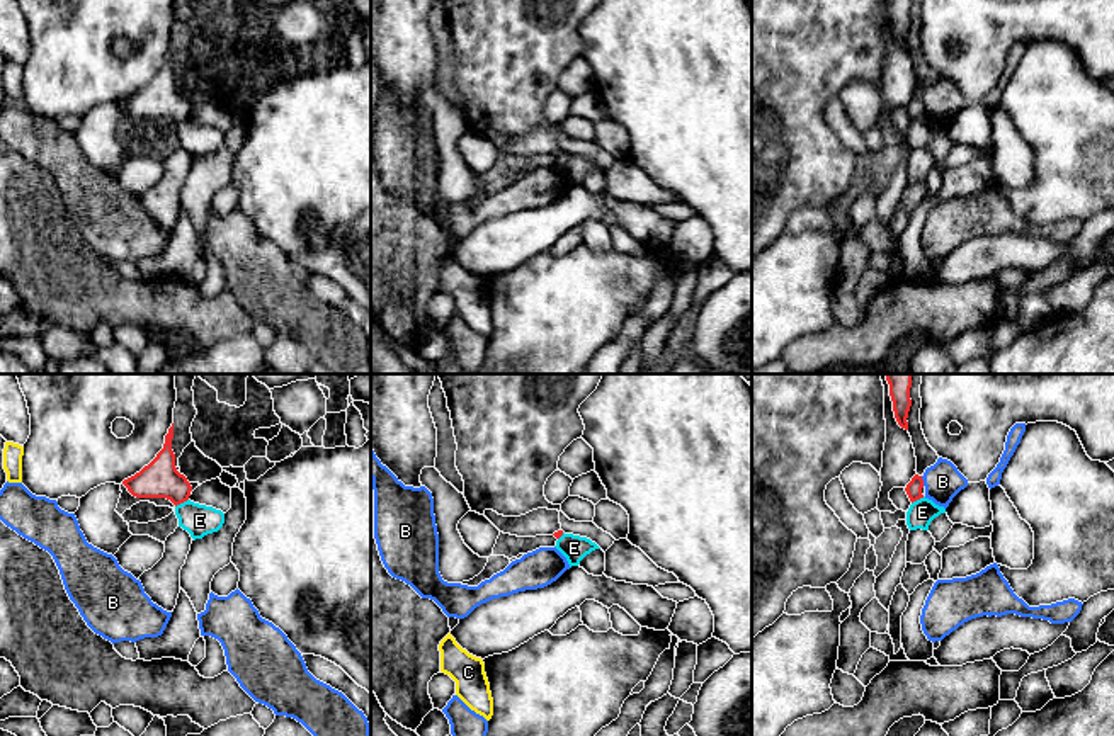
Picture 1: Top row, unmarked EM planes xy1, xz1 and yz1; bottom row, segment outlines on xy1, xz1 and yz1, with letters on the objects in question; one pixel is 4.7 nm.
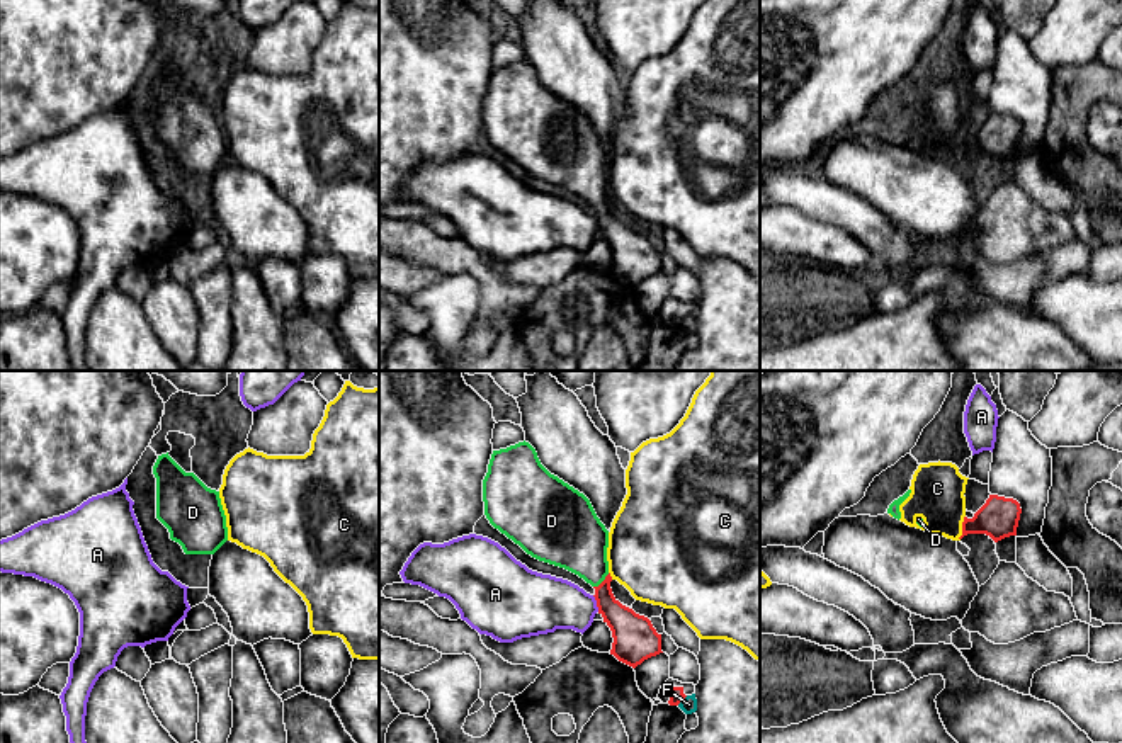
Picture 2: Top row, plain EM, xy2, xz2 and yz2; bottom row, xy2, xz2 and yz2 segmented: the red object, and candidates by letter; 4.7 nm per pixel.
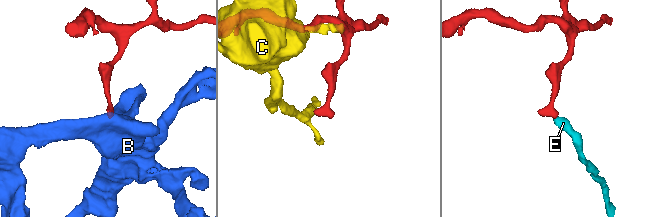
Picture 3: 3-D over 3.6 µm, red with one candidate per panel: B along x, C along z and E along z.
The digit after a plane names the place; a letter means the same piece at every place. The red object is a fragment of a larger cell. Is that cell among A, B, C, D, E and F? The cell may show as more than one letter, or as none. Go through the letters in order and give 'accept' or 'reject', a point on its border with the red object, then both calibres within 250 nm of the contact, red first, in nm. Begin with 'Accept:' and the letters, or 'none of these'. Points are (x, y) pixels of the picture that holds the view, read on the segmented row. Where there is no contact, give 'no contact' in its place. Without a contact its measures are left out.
Accept: D
A: reject | xz2 (597, 604) | 200/260 nm
B: reject | yz1 (922, 481) | 80/180 nm
C: reject | yz2 (963, 527) | 190/260 nm
D: accept | xz2 (602, 582) | 160/300 nm
E: reject | xy1 (181, 502) | 180/150 nm
F: reject | xz2 (682, 699) | 70/80 nm

